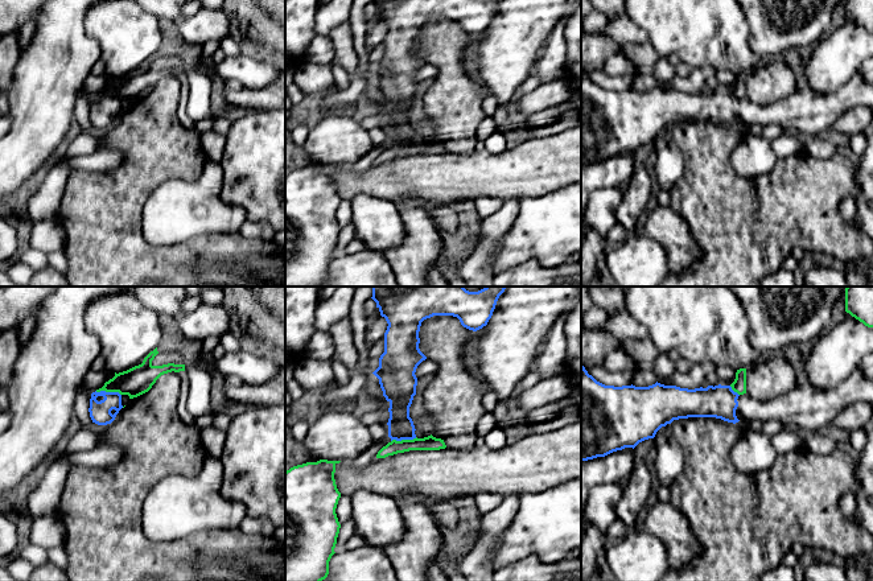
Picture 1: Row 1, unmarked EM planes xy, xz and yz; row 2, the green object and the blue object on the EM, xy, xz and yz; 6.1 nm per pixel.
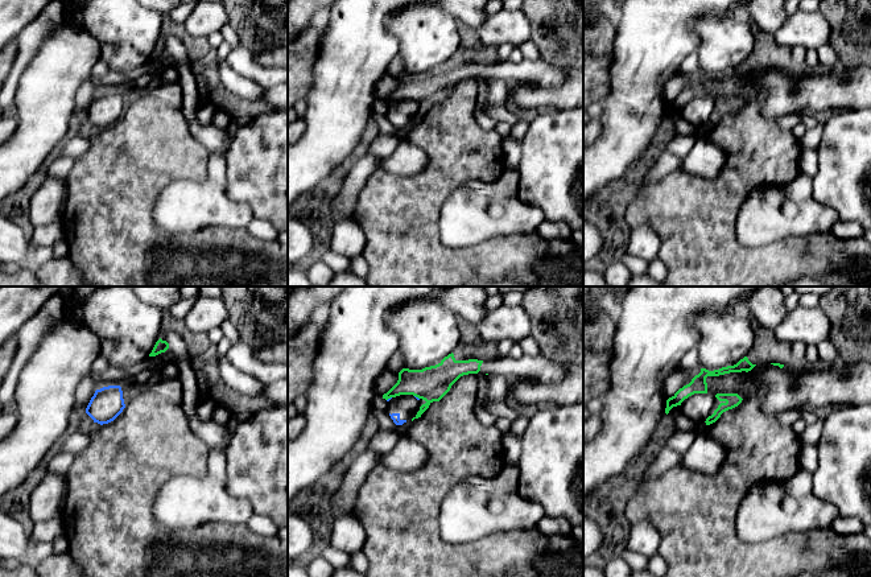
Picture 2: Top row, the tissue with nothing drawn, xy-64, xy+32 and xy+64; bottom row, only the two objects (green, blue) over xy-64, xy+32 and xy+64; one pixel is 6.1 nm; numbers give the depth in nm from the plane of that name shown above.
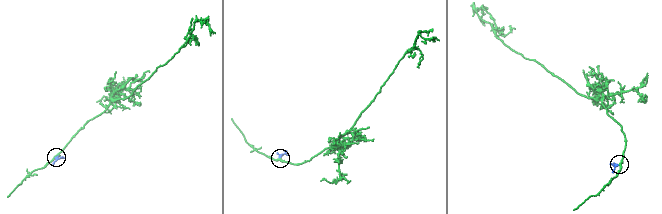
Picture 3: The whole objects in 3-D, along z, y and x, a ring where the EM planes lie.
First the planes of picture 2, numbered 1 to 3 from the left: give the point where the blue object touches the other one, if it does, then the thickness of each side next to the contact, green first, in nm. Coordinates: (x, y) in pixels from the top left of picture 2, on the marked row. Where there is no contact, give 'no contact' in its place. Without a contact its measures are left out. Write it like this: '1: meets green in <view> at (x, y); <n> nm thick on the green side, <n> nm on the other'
1: no contact
2: meets green in xy+32 at (417, 396); 220 nm thick on the green side, 20 nm on the other
3: no contact

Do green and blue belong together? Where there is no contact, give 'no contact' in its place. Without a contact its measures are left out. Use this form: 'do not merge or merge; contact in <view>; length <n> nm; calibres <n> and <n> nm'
do not merge; contact in xy; length 160 nm; calibres 170 and 130 nm

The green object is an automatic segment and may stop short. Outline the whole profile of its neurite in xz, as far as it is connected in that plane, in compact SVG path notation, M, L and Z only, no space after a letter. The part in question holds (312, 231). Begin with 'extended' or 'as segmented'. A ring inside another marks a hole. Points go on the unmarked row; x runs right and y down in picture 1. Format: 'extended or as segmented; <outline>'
as segmented; M320 164L297 169L285 176L285 287L321 287L329 279L329 265L339 238L335 213L341 202L334 177L341 165Z

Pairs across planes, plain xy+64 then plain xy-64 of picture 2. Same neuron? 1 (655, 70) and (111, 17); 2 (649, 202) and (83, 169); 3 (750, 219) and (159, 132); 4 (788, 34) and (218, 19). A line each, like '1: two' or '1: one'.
1: two
2: one
3: two
4: one

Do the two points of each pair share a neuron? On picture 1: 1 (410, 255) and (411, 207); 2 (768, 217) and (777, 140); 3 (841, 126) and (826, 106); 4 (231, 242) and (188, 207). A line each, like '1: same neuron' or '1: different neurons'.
1: same neuron
2: different neurons
3: different neurons
4: different neurons

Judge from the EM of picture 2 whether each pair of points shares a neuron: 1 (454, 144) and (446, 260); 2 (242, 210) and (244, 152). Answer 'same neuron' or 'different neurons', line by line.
1: same neuron
2: different neurons

